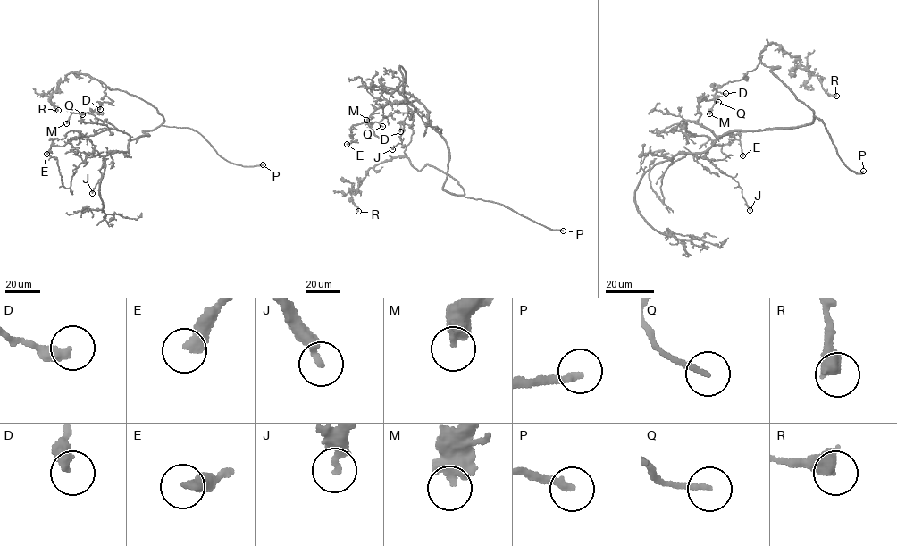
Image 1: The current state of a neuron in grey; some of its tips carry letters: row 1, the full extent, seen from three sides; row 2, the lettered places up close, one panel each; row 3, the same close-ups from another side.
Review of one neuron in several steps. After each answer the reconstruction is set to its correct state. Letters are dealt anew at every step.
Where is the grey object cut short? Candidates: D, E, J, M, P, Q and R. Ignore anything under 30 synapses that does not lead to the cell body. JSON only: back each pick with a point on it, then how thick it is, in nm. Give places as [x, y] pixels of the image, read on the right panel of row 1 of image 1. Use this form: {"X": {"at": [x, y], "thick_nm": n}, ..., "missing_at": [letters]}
{"E": {"at": [742, 155], "thick_nm": 360}, "P": {"at": [863, 171], "thick_nm": 240}, "Q": {"at": [718, 102], "thick_nm": 180}, "missing_at": ["E", "P", "Q"]}

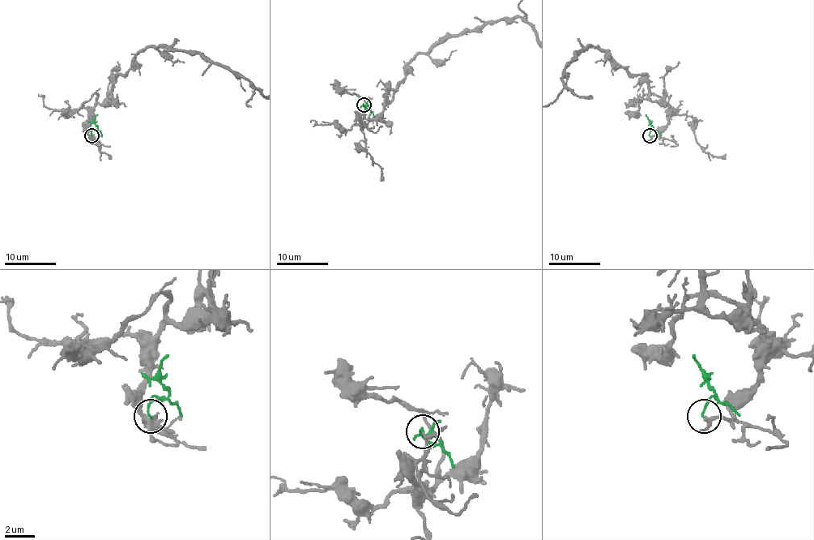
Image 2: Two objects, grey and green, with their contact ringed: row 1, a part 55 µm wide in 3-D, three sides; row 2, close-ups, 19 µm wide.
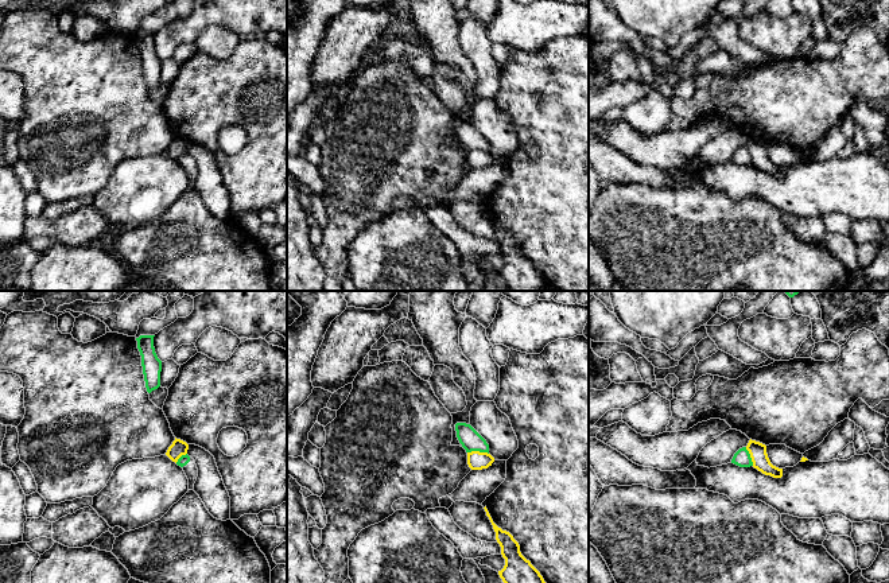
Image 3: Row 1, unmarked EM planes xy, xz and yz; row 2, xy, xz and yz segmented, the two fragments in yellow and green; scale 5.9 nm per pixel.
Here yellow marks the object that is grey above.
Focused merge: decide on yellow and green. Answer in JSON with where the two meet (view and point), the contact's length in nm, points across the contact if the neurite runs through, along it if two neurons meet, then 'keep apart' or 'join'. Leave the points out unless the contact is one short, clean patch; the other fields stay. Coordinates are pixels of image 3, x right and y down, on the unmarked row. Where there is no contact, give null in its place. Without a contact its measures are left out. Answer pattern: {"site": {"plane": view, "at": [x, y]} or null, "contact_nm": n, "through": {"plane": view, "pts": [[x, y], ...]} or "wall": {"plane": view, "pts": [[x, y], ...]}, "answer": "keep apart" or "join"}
{"site": {"plane": "xz", "at": [478, 150]}, "contact_nm": 130, "wall": {"plane": "xz", "pts": [[468, 150], [485, 150], [488, 152]]}, "answer": "keep apart"}

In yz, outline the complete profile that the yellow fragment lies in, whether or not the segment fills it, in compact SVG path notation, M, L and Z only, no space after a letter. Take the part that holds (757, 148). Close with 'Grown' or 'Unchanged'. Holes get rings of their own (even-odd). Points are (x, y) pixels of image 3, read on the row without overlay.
M750 137L746 144L746 148L750 152L754 167L757 167L762 172L770 174L773 176L783 175L783 167L779 167L770 162L768 152L766 152L765 143Z. Unchanged

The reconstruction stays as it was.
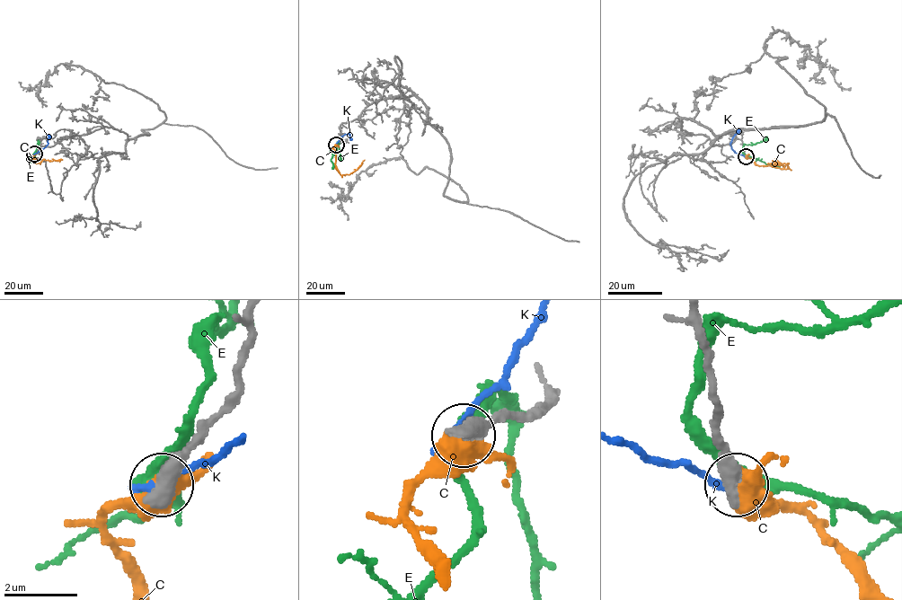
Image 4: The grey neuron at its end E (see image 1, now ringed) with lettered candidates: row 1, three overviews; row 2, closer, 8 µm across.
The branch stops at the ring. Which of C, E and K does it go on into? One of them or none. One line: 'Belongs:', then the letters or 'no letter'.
Belongs: C

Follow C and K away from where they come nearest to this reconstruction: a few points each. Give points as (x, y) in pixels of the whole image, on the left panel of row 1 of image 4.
C: (34, 154), (31, 155), (36, 163), (43, 159), (62, 160)
K: (34, 154), (48, 144), (49, 135)

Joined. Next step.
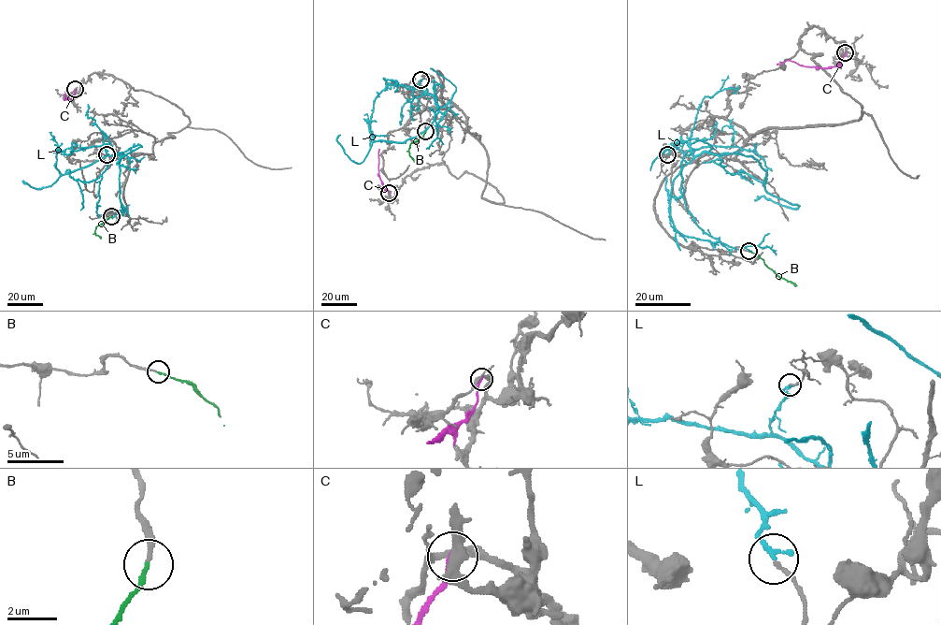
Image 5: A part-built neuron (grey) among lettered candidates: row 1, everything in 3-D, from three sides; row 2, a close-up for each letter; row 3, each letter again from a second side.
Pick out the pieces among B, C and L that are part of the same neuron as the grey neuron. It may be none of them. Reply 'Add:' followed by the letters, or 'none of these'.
Add: B

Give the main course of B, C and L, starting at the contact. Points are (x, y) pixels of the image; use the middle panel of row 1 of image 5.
B: (425, 131), (410, 145), (409, 155), (414, 161)
C: (389, 193), (383, 188), (378, 174), (379, 149)
L: (420, 79), (437, 113), (420, 134), (375, 141), (360, 163), (340, 135)

